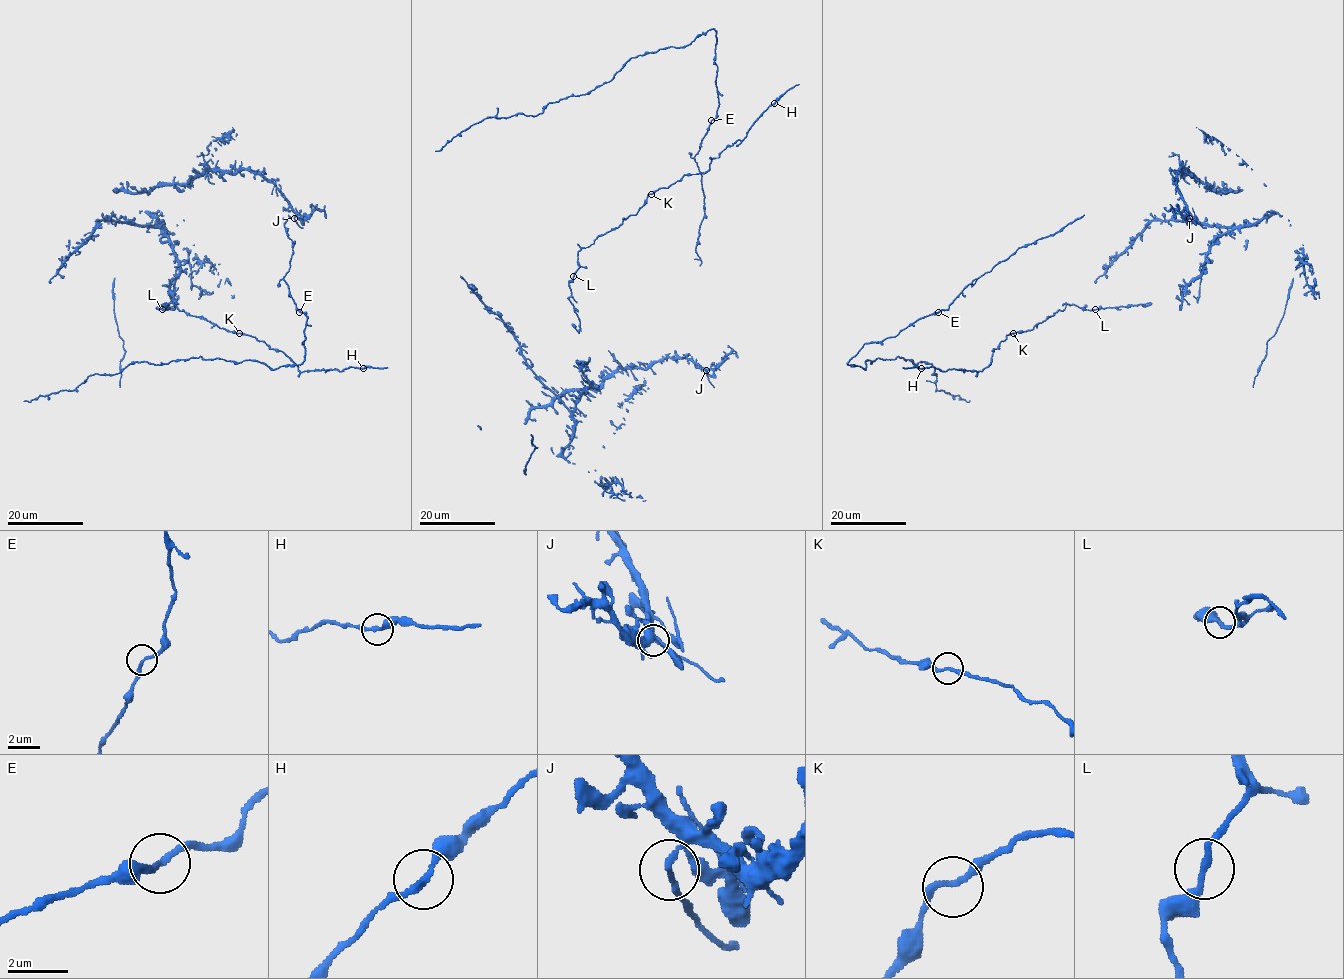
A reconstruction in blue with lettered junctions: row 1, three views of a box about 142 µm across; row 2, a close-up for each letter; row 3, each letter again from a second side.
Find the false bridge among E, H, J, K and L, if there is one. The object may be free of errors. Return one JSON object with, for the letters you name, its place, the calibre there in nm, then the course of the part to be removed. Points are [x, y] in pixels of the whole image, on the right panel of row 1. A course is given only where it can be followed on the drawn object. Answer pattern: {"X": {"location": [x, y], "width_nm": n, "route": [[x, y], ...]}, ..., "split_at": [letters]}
{"J": {"location": [1189, 218], "width_nm": 160}, "split_at": ["J"]}

